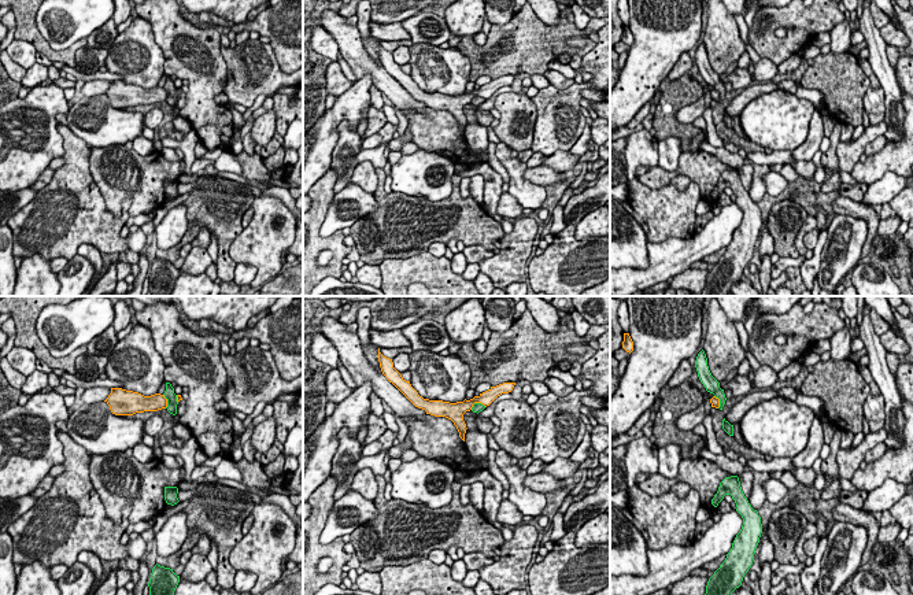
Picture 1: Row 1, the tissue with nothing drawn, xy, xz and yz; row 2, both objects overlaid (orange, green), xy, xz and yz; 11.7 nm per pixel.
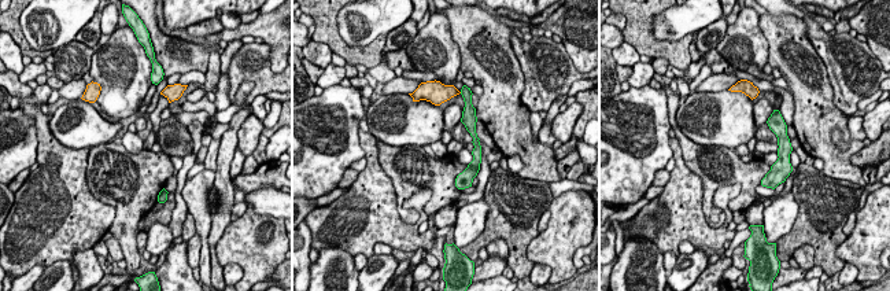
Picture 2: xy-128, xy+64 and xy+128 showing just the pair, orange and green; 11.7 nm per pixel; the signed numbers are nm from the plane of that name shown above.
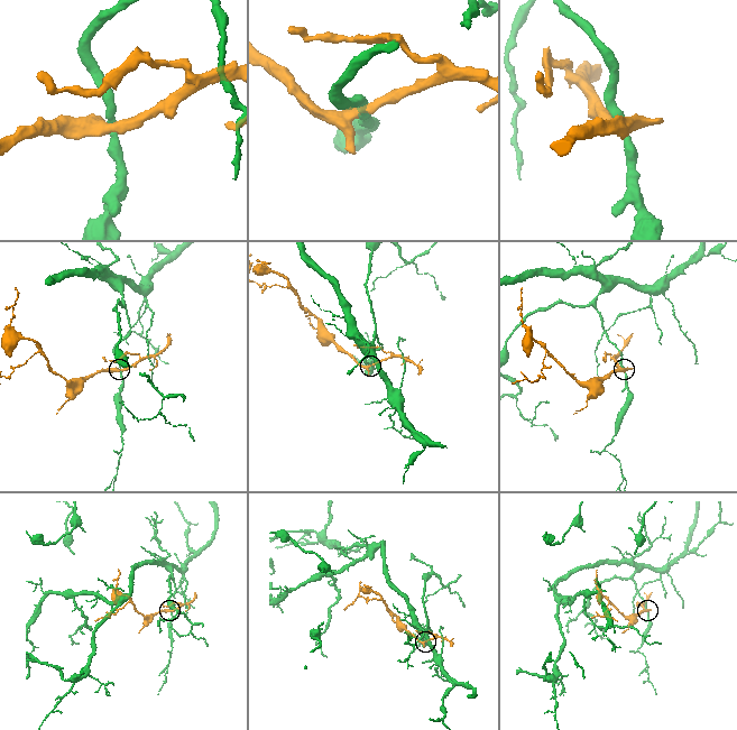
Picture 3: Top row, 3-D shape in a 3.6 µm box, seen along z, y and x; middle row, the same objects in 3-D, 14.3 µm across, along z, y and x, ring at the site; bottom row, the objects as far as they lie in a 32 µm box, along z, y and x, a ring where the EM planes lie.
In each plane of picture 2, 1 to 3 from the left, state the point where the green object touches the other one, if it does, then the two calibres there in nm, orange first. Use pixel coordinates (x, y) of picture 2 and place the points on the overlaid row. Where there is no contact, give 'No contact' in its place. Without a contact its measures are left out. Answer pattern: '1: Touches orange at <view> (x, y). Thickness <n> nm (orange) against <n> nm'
1: No contact
2: No contact
3: No contact

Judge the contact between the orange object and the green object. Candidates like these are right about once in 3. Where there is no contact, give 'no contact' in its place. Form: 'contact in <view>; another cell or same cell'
contact in xy; another cell

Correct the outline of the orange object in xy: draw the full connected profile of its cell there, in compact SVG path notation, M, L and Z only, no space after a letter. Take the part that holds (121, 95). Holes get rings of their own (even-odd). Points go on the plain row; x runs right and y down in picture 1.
M111 81L111 86L104 95L115 108L133 108L136 106L158 104L167 100L165 88L144 89L122 81Z

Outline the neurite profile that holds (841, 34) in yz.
M847 19L833 26L829 34L831 34L829 52L836 55L836 53L844 53L849 51L850 44L851 44L850 42L851 29Z

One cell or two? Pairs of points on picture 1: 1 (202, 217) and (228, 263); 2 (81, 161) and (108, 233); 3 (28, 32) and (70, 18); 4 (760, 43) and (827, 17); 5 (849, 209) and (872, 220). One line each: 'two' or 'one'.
1: one
2: one
3: two
4: one
5: one

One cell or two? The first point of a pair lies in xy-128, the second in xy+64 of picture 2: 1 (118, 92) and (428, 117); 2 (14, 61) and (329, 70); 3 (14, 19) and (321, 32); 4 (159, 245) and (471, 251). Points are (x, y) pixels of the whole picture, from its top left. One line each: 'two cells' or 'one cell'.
1: two cells
2: two cells
3: one cell
4: two cells

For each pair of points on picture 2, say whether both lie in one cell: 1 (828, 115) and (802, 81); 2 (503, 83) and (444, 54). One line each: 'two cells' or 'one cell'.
1: one cell
2: two cells

